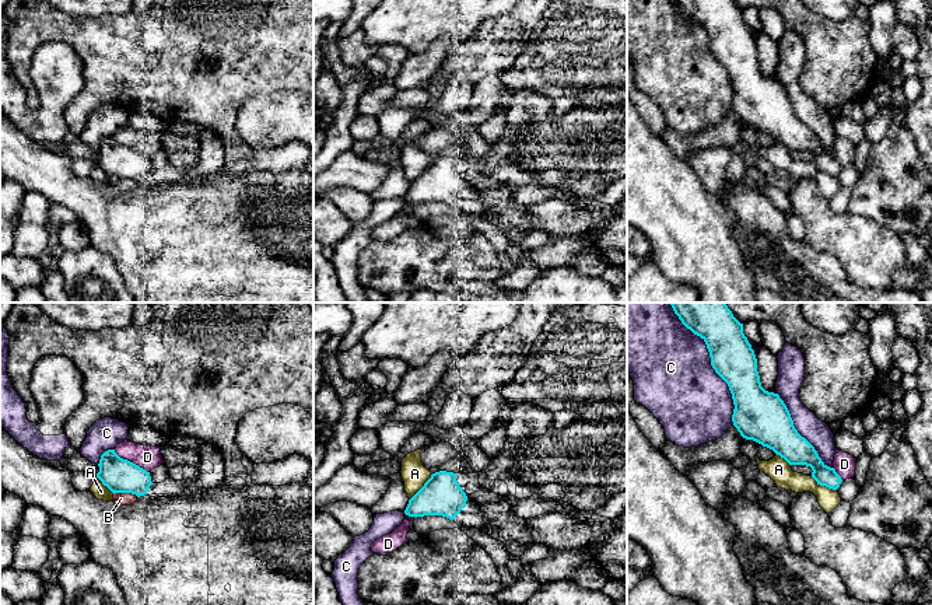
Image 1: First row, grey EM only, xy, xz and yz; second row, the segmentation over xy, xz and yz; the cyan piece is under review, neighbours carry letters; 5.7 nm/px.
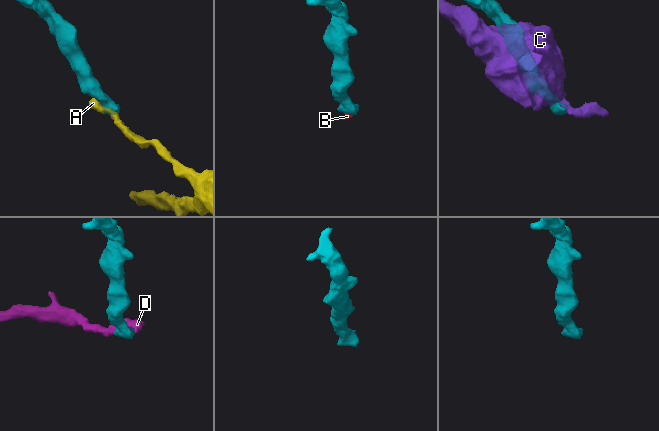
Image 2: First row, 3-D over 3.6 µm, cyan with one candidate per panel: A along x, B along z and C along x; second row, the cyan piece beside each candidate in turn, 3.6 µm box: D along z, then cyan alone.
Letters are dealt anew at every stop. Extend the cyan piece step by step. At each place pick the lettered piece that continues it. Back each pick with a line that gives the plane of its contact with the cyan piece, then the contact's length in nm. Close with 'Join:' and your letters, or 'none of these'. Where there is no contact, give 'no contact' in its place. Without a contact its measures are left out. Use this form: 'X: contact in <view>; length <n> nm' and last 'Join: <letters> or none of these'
Join: none of these

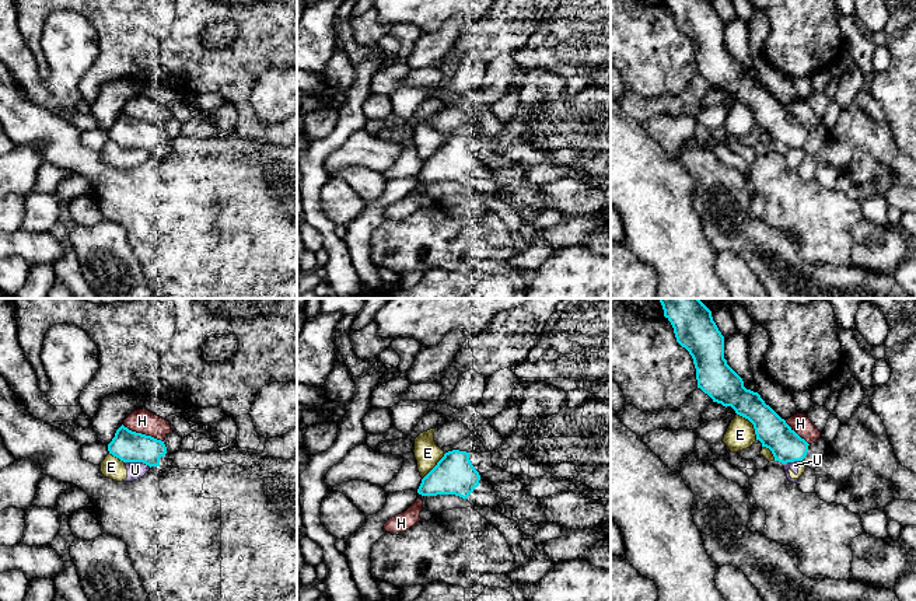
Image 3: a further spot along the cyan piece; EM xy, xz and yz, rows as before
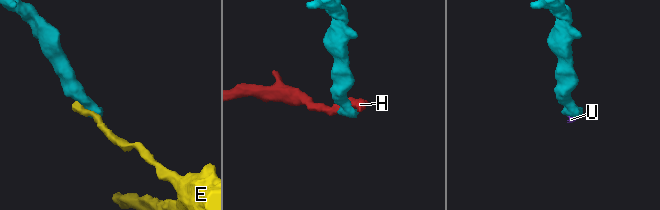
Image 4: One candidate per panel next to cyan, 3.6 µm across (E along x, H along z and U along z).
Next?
Join: none of these

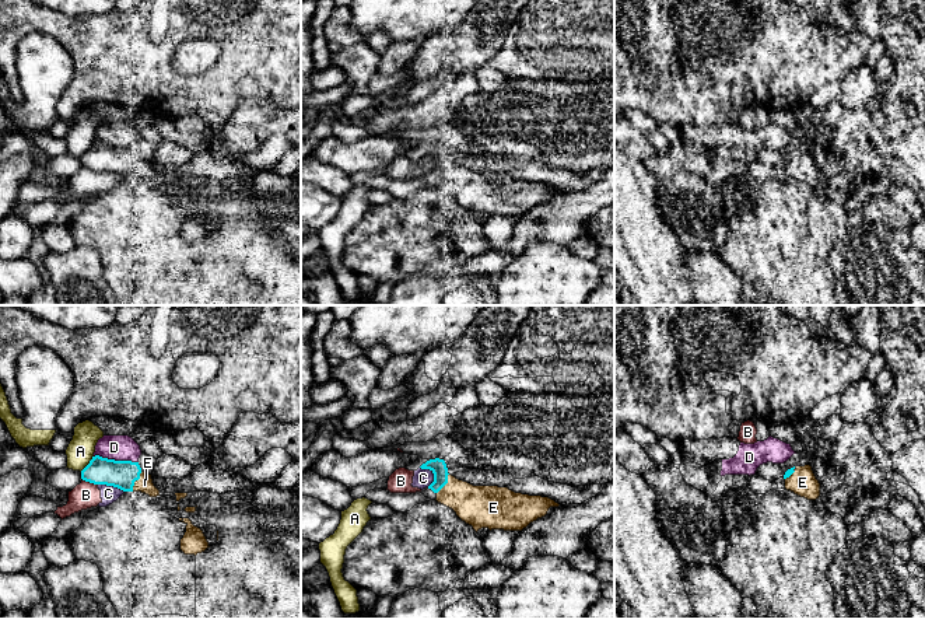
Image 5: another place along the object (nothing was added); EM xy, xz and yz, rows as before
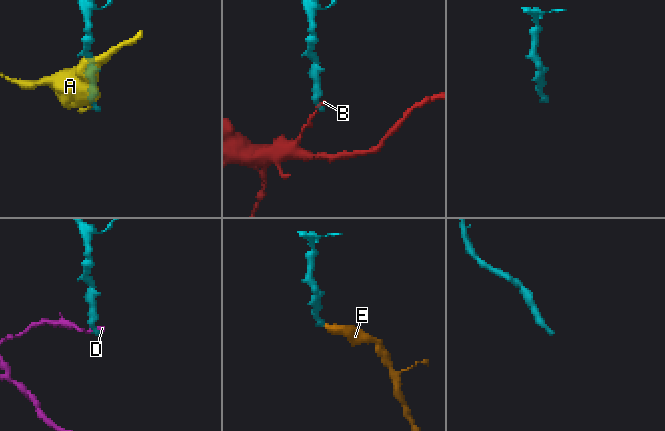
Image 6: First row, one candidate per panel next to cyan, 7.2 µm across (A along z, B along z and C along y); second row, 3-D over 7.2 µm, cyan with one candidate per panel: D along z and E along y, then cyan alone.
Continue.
E: contact in xy; length 130 nm
Join: E

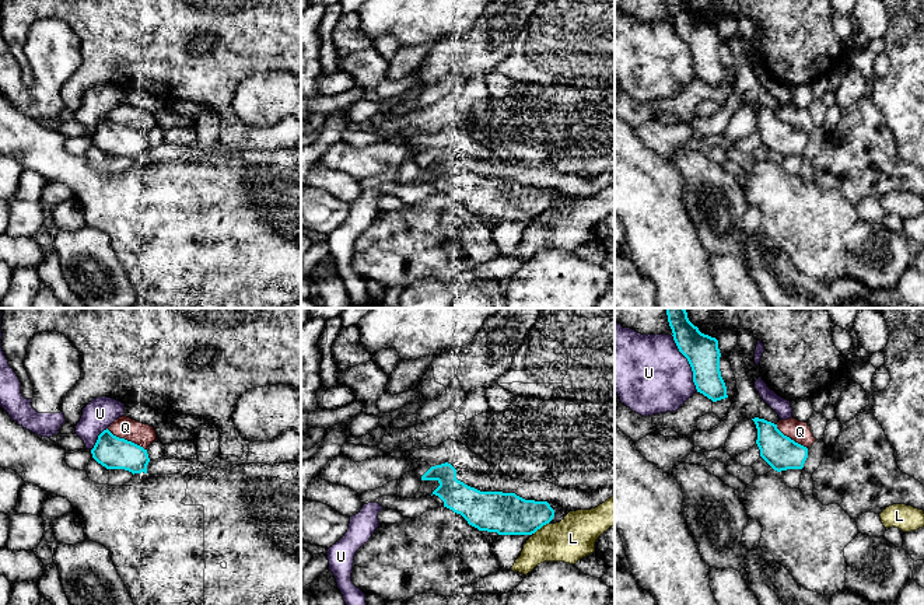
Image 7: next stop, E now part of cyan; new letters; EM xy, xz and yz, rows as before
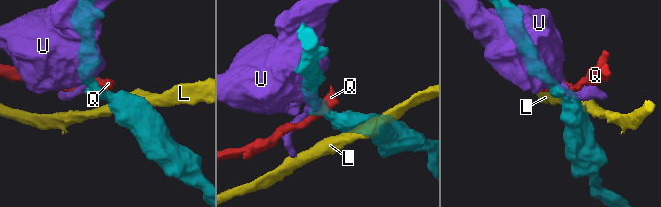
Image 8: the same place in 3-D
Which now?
Join: none of these

